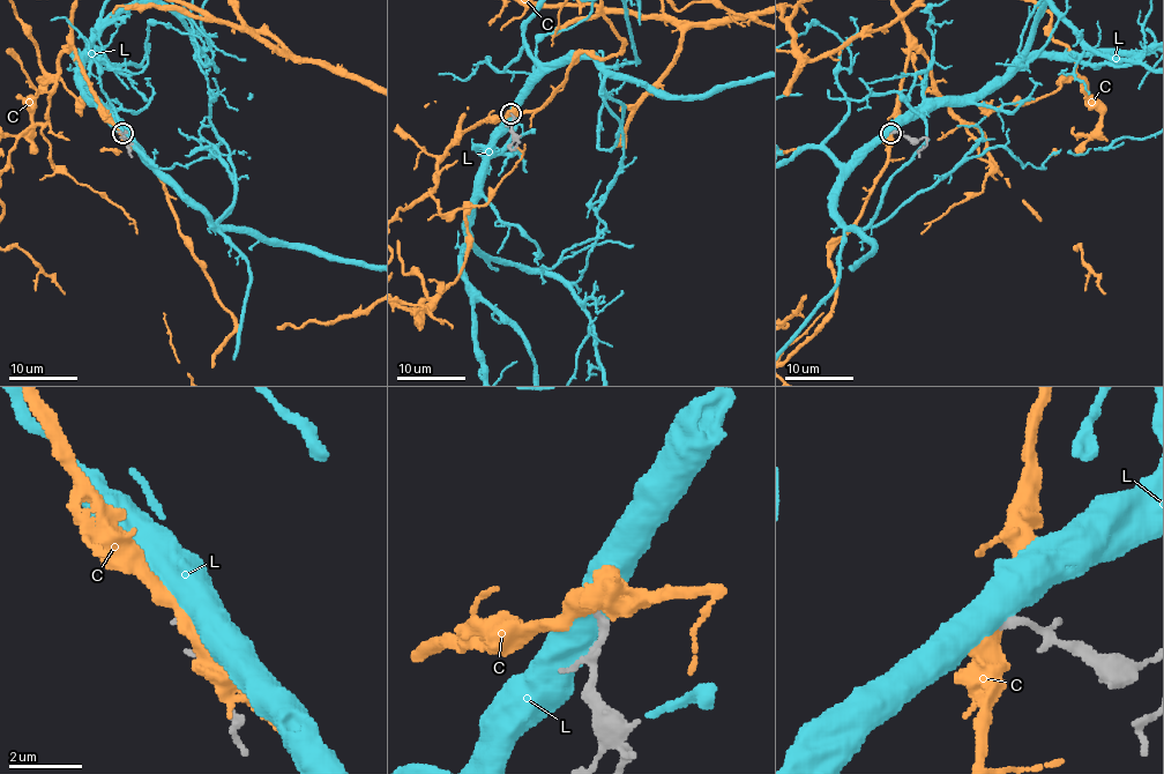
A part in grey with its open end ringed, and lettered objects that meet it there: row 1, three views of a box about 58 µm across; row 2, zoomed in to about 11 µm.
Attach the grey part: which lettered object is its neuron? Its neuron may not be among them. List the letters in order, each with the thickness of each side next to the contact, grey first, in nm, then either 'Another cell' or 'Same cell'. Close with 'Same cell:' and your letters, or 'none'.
C: Thickness 240 nm (grey) against 480 nm. Another cell
L: Thickness 240 nm (grey) against 750 nm. Another cell
Same cell: none

